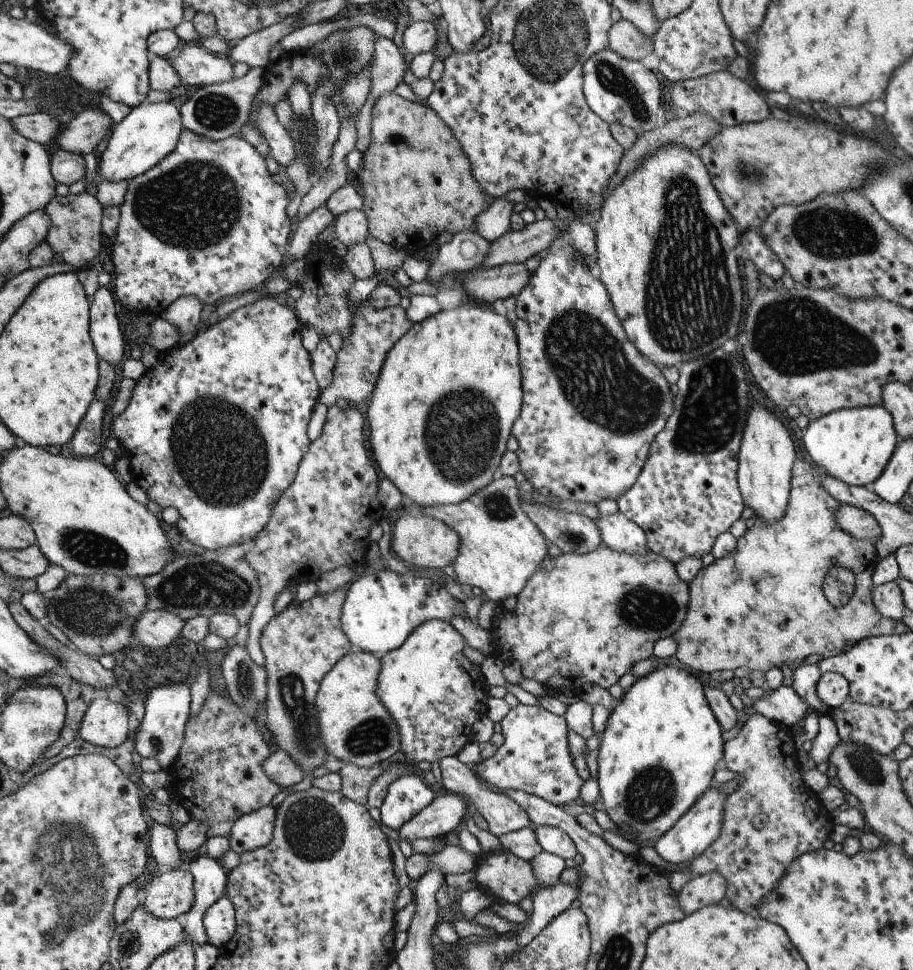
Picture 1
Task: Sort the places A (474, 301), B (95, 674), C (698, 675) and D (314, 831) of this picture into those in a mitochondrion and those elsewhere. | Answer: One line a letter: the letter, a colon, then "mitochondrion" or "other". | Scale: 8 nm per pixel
A: other
B: other
C: other
D: mitochondrion

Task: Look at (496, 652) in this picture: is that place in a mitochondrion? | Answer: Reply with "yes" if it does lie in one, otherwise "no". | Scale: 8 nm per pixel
no

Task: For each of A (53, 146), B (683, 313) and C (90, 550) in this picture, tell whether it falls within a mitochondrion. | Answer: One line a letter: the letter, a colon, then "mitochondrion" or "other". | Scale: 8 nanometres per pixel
A: other
B: mitochondrion
C: mitochondrion

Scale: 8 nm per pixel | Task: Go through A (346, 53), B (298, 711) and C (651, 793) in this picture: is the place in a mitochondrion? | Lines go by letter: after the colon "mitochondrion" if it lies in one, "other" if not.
A: mitochondrion
B: mitochondrion
C: mitochondrion

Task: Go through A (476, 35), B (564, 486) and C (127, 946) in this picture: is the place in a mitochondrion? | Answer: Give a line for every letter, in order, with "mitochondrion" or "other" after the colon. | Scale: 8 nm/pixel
A: other
B: other
C: mitochondrion

